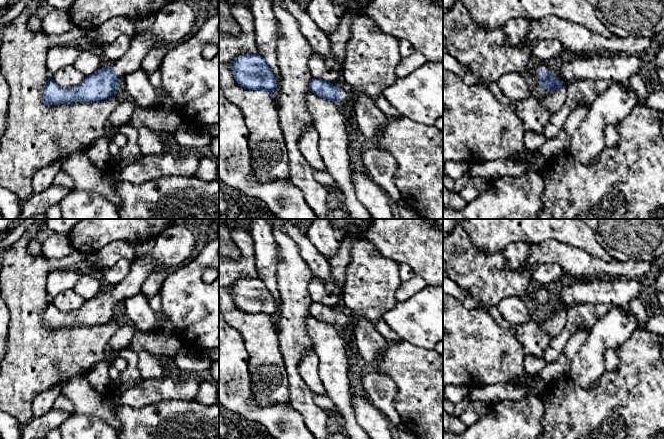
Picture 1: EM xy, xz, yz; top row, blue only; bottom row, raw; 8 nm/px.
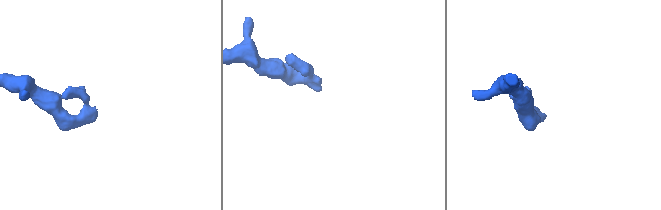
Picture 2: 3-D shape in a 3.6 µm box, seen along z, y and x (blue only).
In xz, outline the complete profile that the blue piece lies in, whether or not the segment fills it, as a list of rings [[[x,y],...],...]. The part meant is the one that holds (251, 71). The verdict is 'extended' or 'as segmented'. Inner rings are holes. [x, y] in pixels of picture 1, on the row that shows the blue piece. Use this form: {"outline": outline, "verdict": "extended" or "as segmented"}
{"outline": [[[243,54],[231,62],[231,71],[235,81],[250,90],[265,90],[269,94],[277,88],[277,80],[259,54]]], "verdict": "as segmented"}

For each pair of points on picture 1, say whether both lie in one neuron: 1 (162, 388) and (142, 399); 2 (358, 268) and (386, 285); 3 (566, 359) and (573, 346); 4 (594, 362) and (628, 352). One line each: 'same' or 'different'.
1: same
2: same
3: same
4: different

